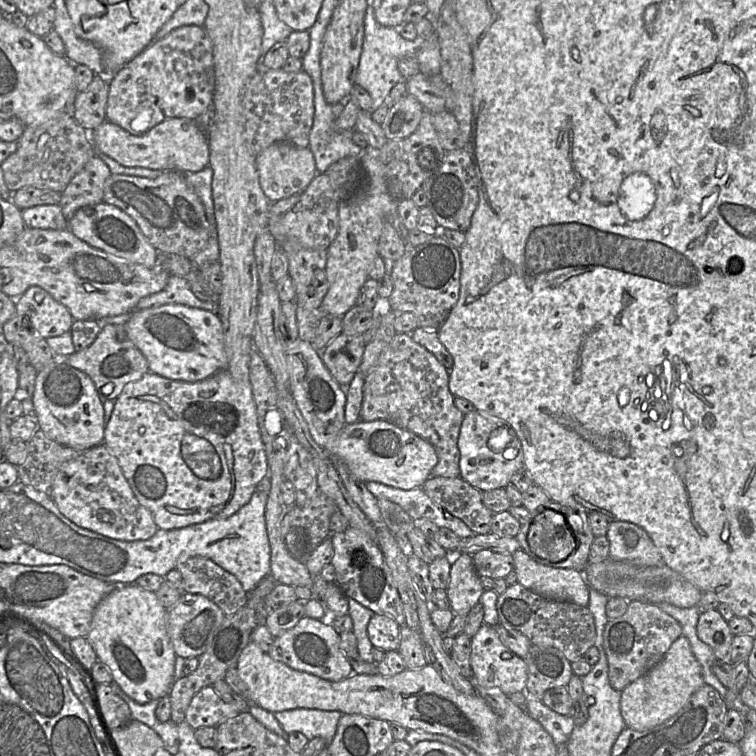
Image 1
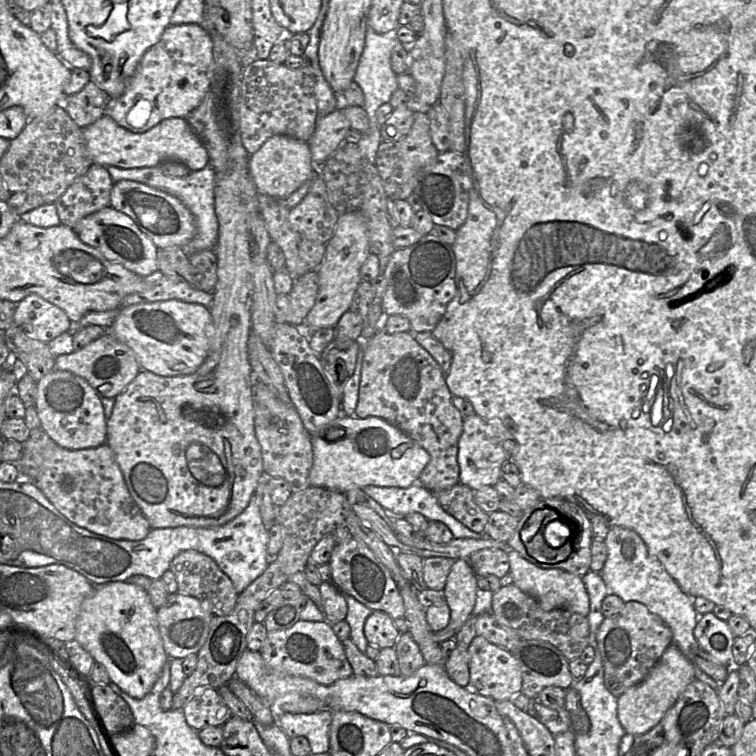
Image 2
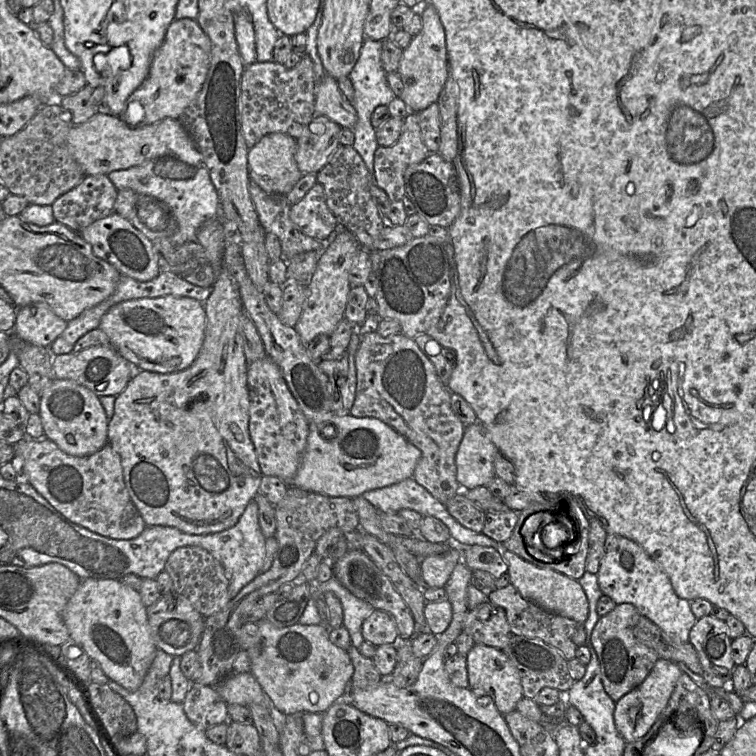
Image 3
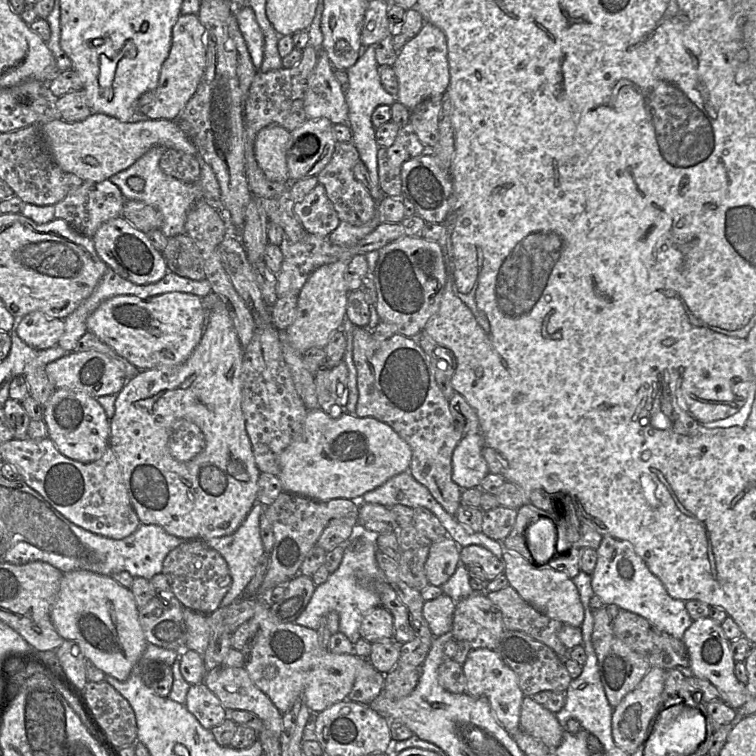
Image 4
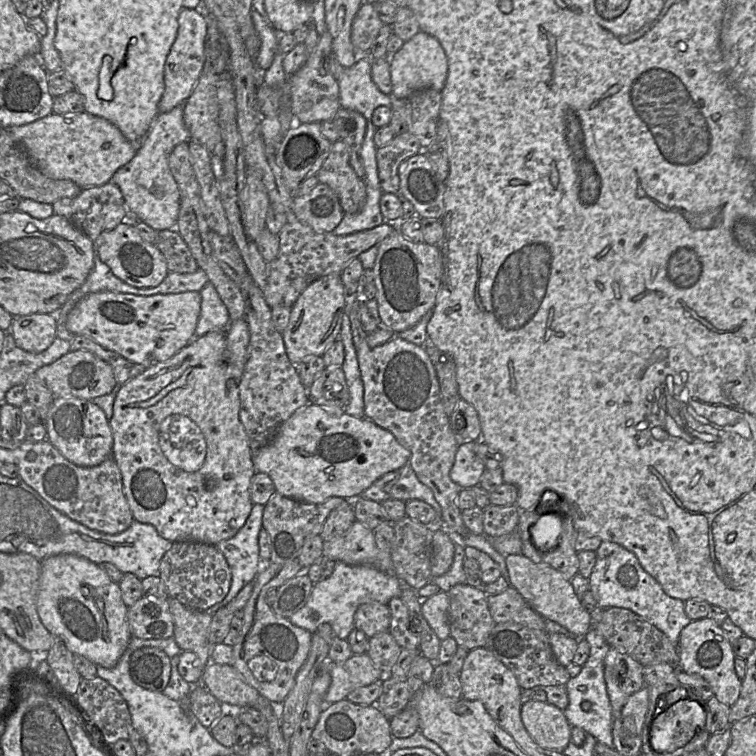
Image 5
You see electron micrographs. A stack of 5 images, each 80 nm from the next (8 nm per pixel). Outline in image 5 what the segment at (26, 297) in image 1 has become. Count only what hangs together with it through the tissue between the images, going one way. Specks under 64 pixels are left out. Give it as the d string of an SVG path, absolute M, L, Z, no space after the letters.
M35 313L13 317L11 334L16 345L31 353L40 353L57 338L58 319L53 314Z

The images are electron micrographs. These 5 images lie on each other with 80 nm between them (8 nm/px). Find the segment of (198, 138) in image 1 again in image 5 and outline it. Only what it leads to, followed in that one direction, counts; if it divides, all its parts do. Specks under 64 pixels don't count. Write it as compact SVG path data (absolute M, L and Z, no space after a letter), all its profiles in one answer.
M87 112L59 115L51 113L34 122L6 129L25 150L32 163L47 177L73 181L81 189L110 182L114 173L135 156L140 142L132 142L110 121Z

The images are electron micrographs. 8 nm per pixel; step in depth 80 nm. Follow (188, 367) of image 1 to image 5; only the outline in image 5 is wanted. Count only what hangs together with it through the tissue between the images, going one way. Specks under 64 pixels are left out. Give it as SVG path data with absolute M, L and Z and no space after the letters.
M198 291L150 296L95 292L84 296L72 308L66 328L71 334L89 337L128 361L151 366L170 359L194 339L201 304Z

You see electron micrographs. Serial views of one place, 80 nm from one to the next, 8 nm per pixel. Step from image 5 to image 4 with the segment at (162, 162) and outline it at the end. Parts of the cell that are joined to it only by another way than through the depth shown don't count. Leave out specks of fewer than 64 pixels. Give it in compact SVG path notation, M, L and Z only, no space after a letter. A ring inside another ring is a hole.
M161 146L152 147L130 167L114 174L109 180L120 188L126 200L138 200L159 210L163 216L160 230L169 238L178 234L185 234L184 227L187 214L196 201L204 199L211 207L218 211L222 210L224 205L221 201L219 183L210 165L201 161L200 177L198 180L186 183L165 174L160 168L159 162L165 150ZM133 176L141 177L144 180L145 185L141 191L135 191L130 188L128 179Z

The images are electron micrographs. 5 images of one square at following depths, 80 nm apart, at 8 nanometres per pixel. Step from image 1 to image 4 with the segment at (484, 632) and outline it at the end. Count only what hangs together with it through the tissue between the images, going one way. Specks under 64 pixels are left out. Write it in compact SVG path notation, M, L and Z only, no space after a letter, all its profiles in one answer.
M485 648L470 651L463 664L463 671L466 677L466 693L475 698L486 697L497 721L510 735L517 734L521 729L521 704L525 698L519 686L517 674L502 660L495 650Z

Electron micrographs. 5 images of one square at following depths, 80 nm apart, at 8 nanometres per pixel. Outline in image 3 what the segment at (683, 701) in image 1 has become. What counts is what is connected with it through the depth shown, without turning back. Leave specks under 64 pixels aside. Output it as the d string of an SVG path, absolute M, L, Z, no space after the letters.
M659 658L643 683L616 702L614 722L618 733L626 743L635 742L649 732L666 708L682 673L683 671L677 663Z

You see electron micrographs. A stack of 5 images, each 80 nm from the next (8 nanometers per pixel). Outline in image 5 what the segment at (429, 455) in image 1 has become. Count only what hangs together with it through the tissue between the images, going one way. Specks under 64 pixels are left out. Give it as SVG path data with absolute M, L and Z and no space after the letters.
M308 403L279 426L268 444L254 450L253 464L256 472L268 474L278 494L301 502L320 504L331 497L360 495L384 474L403 467L410 457L411 452L390 431L368 418L356 418L345 412L335 416L326 408Z

